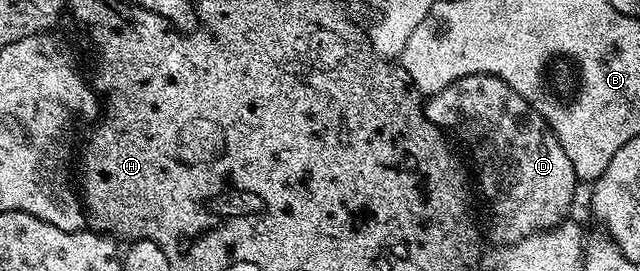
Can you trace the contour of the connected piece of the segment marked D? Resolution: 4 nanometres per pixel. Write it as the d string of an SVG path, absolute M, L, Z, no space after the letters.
M475 74L474 76L464 76L458 80L452 80L447 87L438 92L432 93L424 101L425 117L433 124L438 124L446 133L458 136L467 147L473 151L473 156L477 159L477 176L475 172L475 180L481 183L481 196L485 199L485 204L489 207L489 232L487 228L487 236L494 240L497 244L510 244L516 246L528 236L534 236L536 232L547 232L550 228L560 225L562 221L570 215L569 207L573 204L573 195L577 192L579 181L575 170L571 166L571 158L567 158L567 153L563 150L563 146L559 142L556 134L549 129L549 124L544 120L536 110L531 107L519 94L515 94L515 90L511 90L511 86L507 86L507 82L503 82L497 76L484 76L483 74Z

